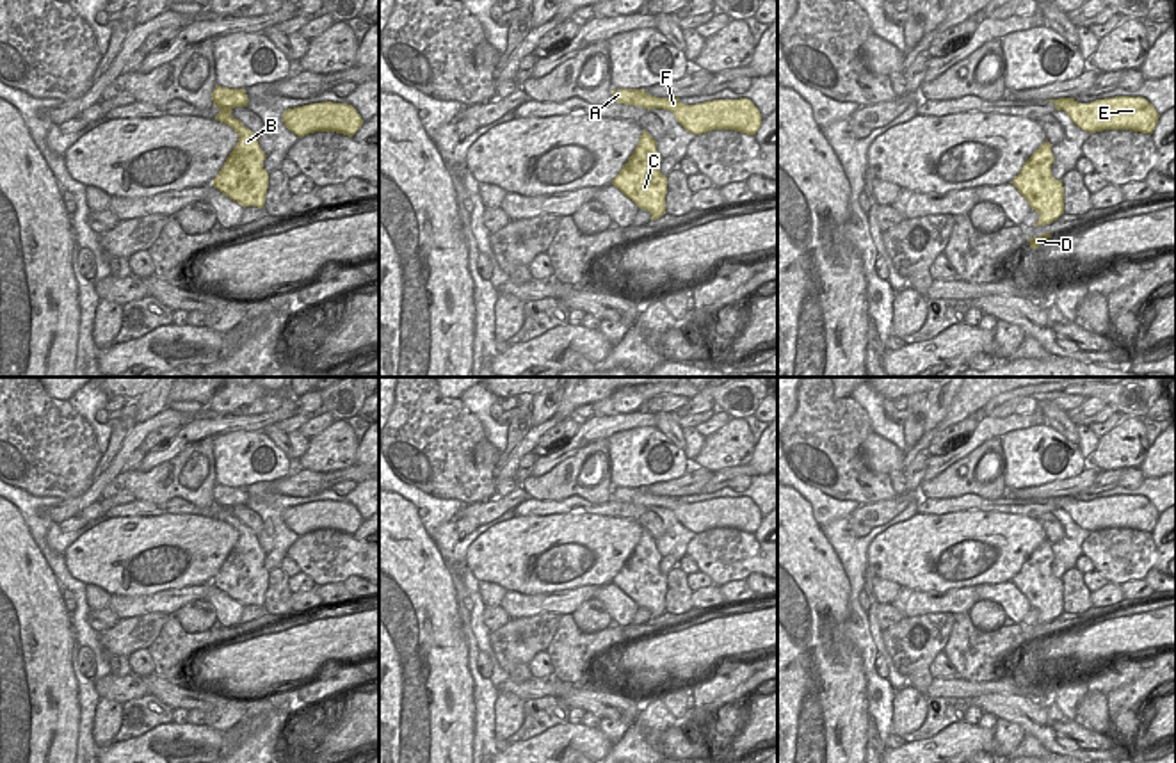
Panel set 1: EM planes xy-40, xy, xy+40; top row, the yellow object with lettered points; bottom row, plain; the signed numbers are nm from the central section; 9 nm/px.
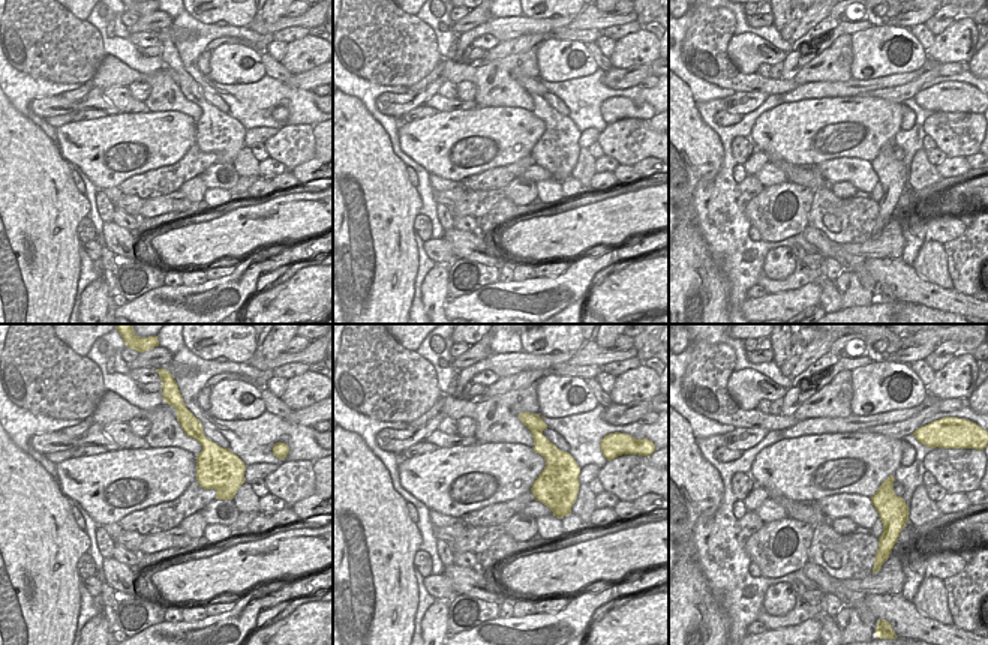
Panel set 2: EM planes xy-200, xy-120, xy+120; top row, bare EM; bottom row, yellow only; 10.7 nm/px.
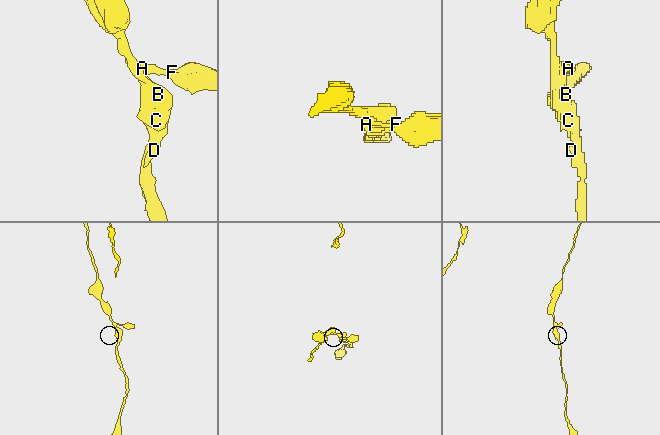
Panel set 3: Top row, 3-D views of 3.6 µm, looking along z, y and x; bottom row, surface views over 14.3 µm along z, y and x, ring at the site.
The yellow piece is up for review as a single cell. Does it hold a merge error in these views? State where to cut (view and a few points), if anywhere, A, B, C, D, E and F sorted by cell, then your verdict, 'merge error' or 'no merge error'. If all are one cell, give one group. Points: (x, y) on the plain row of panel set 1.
no cut | A B C D E F | no merge error

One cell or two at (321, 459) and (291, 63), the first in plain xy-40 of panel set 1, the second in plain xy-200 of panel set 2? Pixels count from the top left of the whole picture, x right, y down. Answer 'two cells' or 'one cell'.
one cell

